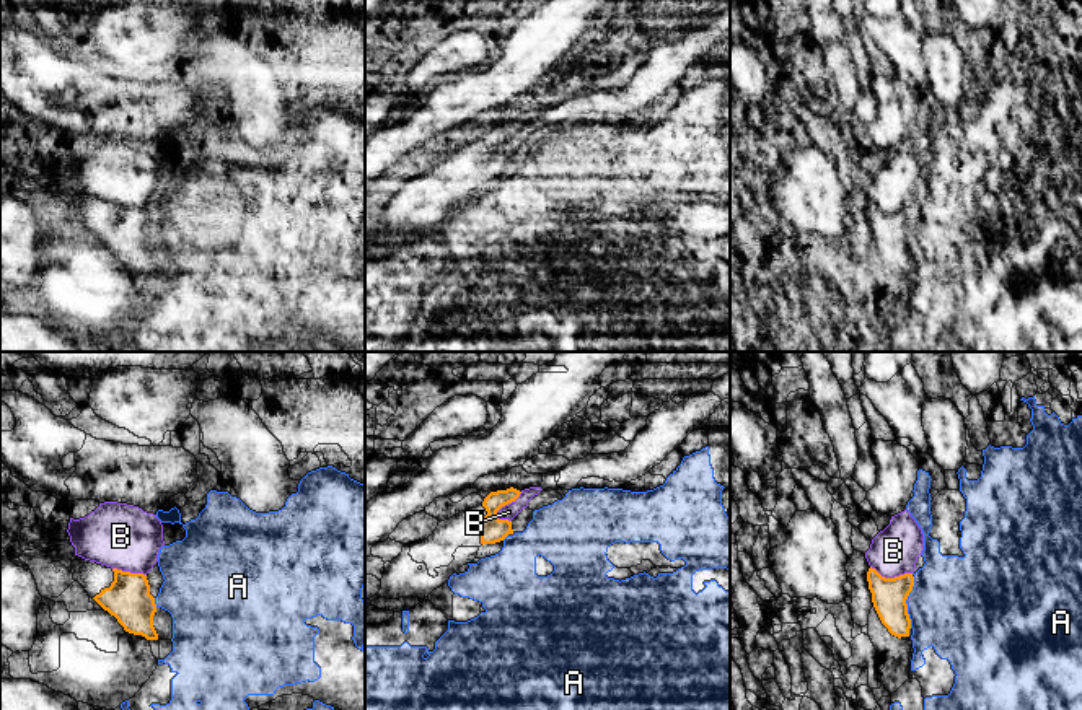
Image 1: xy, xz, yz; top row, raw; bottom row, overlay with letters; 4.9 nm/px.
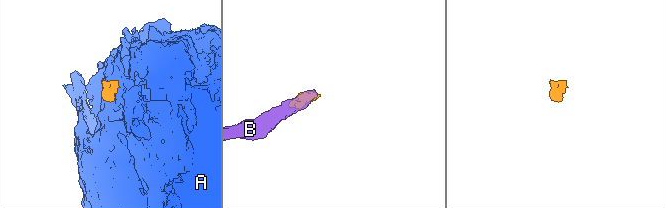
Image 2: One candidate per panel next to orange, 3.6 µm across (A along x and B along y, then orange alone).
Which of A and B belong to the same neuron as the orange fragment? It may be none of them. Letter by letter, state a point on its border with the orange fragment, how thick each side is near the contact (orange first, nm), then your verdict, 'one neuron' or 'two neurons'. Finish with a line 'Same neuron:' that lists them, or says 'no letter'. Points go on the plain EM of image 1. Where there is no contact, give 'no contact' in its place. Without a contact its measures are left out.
A: yz (905, 238) | 180/460 nm | two neurons
B: xz (505, 139) | 130/80 nm | two neurons
Same neuron: no letter

